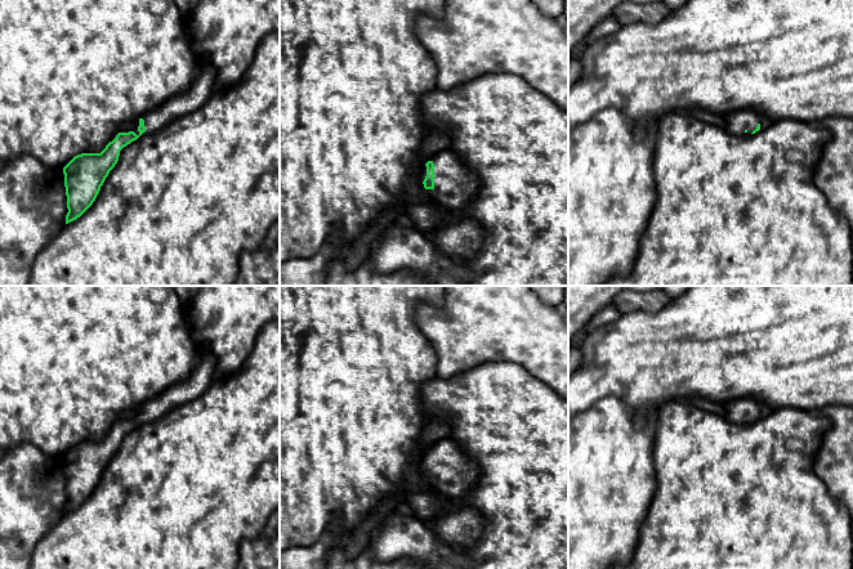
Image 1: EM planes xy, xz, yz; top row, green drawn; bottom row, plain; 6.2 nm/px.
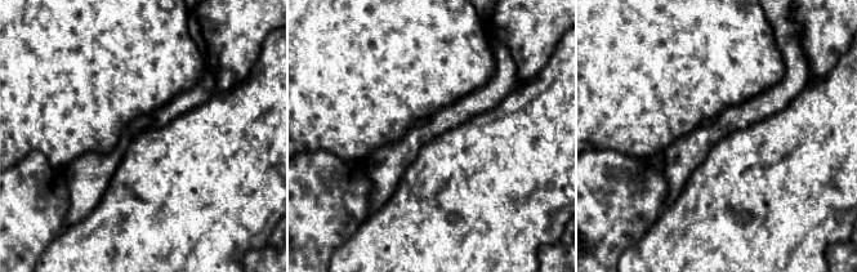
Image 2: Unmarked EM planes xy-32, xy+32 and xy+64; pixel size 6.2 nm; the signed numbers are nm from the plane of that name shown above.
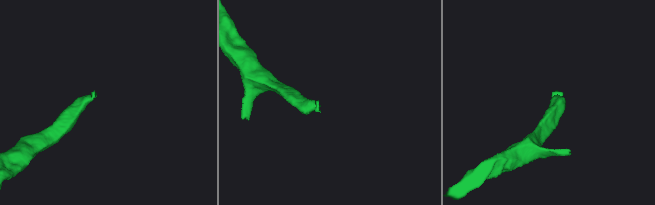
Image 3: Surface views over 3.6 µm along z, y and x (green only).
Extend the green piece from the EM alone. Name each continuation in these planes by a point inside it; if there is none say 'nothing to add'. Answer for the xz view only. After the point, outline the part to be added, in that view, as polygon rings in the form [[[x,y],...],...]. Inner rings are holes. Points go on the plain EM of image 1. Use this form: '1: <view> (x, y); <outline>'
1: xz (455, 474); [[[450,436],[430,449],[434,452],[434,476],[425,478],[426,481],[448,497],[469,493],[479,478],[481,470],[477,463]]]

